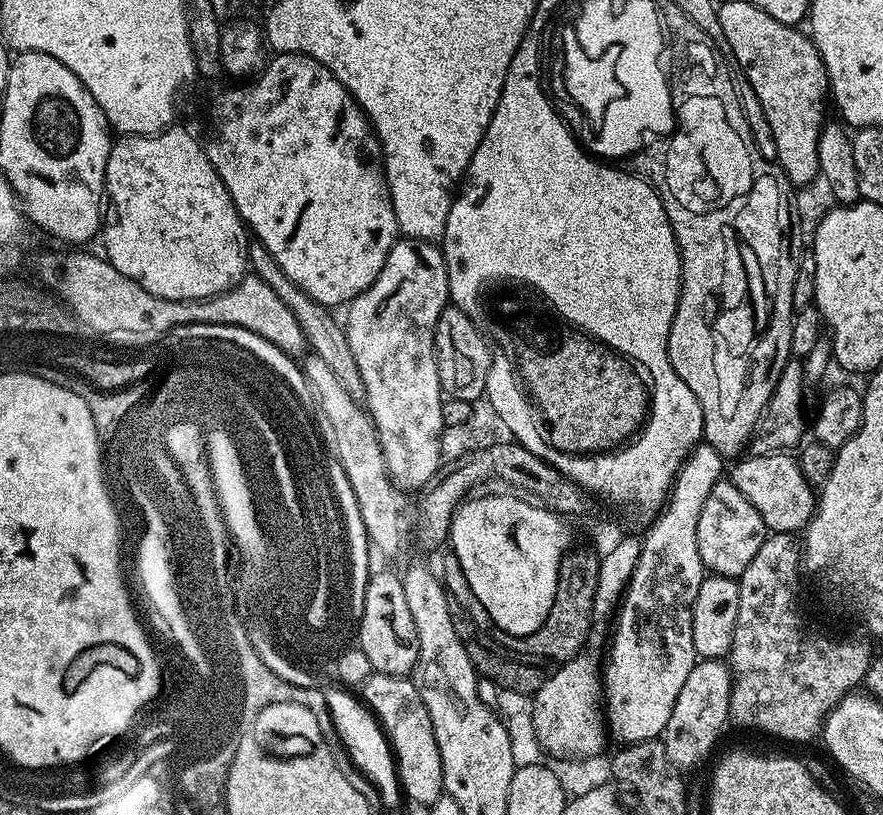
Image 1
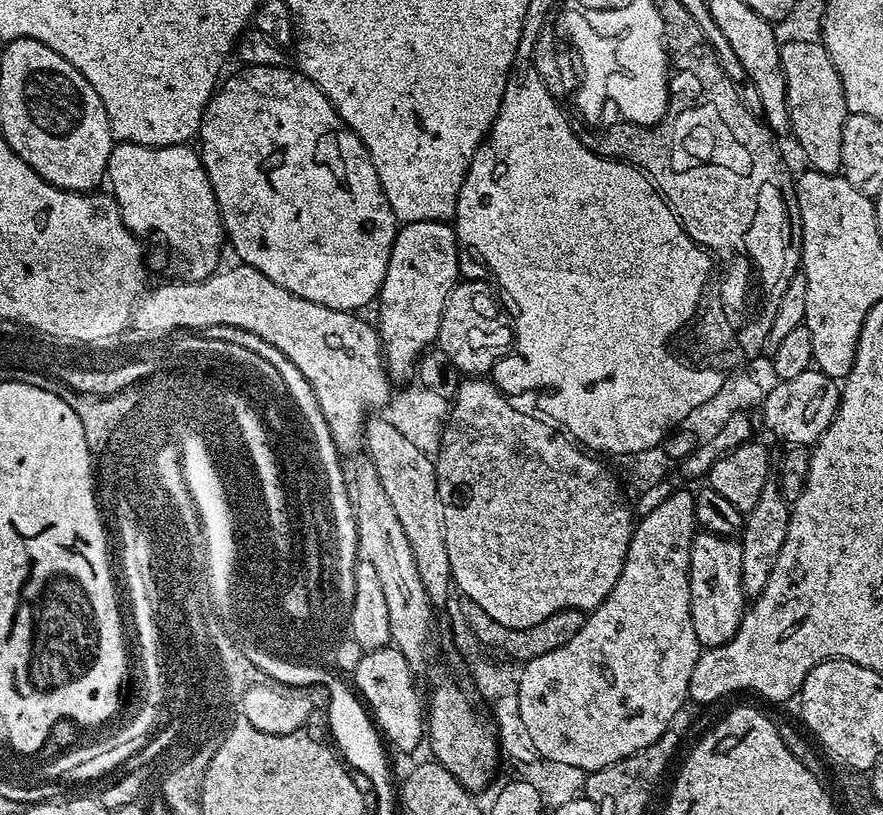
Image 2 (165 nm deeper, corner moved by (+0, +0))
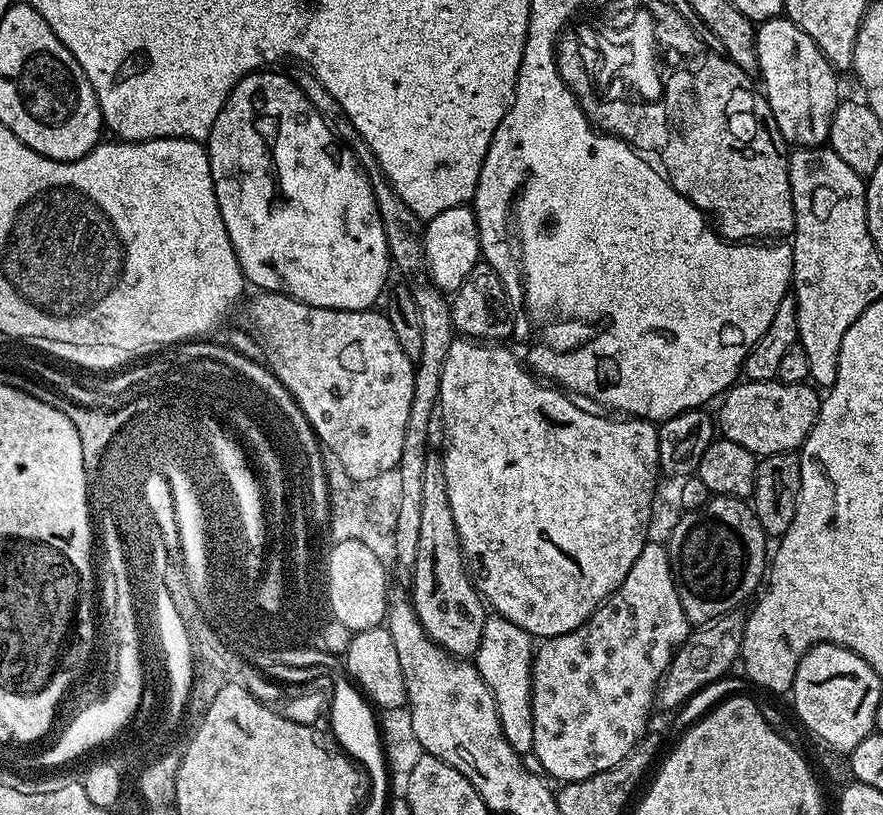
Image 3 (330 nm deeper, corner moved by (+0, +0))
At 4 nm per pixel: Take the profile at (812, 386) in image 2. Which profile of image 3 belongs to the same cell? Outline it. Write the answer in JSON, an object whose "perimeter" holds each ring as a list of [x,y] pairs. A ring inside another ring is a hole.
{"perimeter":[[[742,380],[732,385],[721,399],[718,428],[725,439],[737,442],[760,458],[797,451],[817,421],[821,399],[819,391],[808,382]]]}

